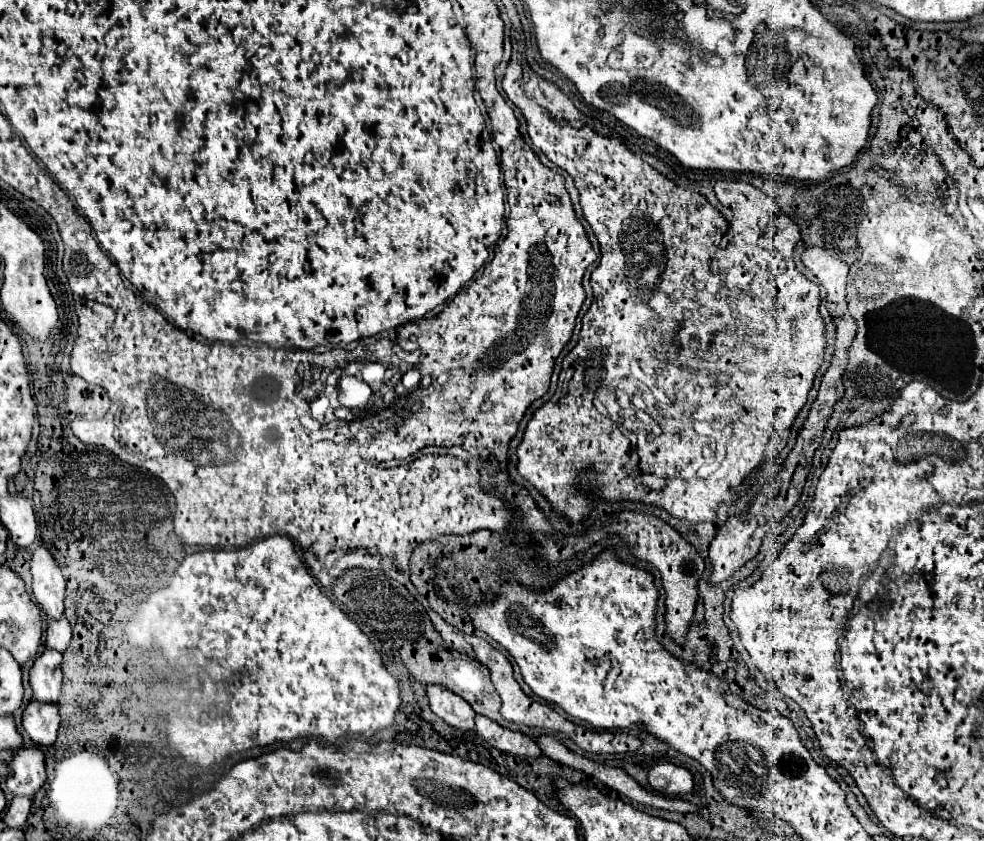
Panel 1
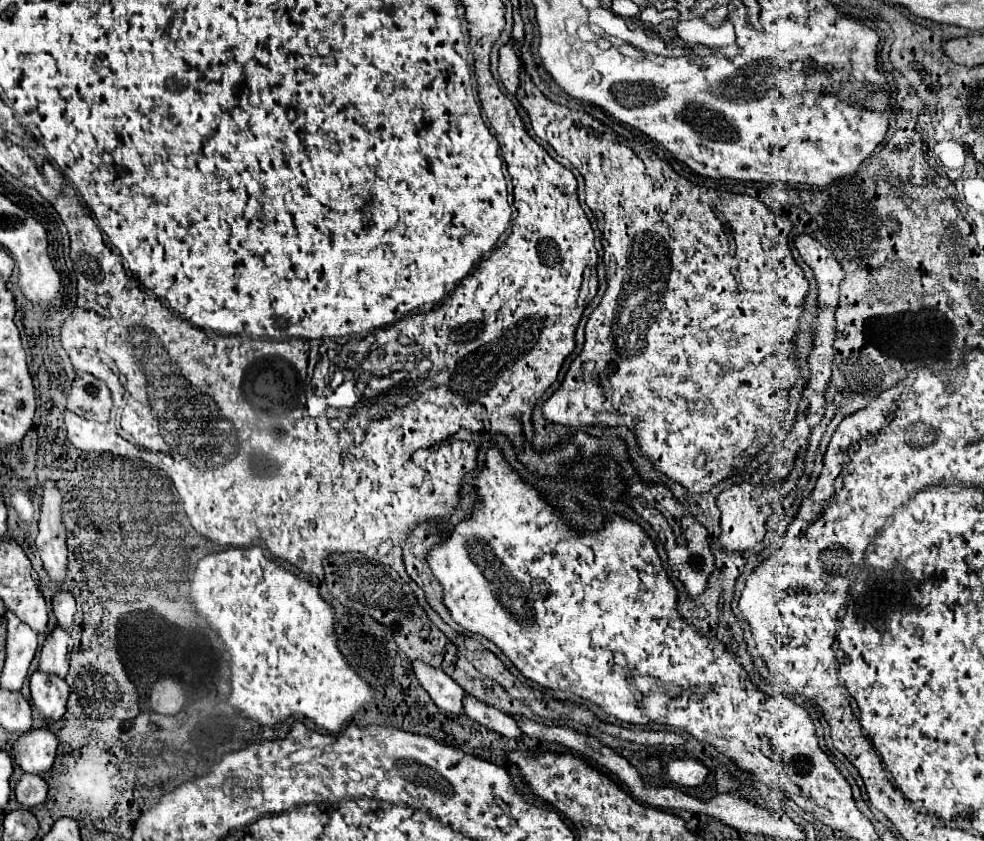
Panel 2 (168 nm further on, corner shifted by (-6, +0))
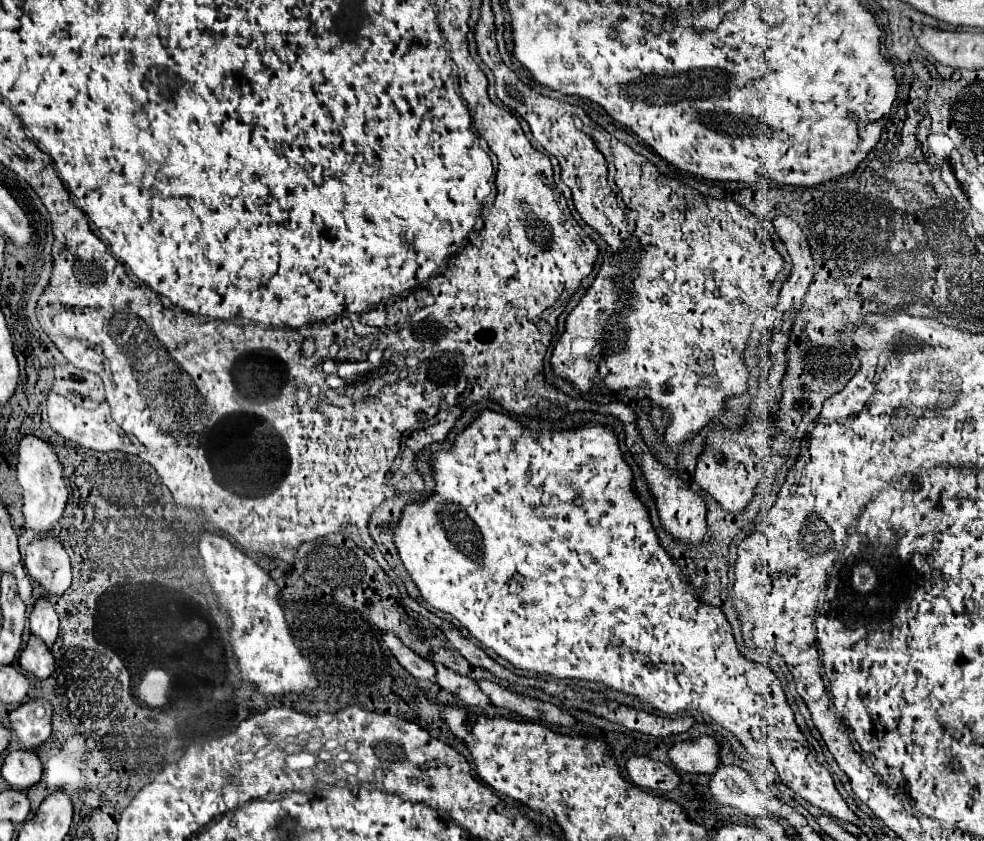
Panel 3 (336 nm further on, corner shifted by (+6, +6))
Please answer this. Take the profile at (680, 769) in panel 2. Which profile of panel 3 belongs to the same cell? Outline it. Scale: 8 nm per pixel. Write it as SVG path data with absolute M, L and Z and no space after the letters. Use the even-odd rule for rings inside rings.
M709 735L681 741L671 747L669 759L685 773L713 773L719 765L719 743Z

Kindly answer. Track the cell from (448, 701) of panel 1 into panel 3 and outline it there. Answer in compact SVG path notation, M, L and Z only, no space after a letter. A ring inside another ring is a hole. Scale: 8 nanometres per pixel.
M383 633L383 641L387 643L387 647L391 649L391 653L395 655L395 659L417 679L423 681L431 681L435 683L435 667L431 661L425 661L423 657L419 657L417 653L413 653L409 647L405 647L401 643L399 637L391 635L391 633Z

